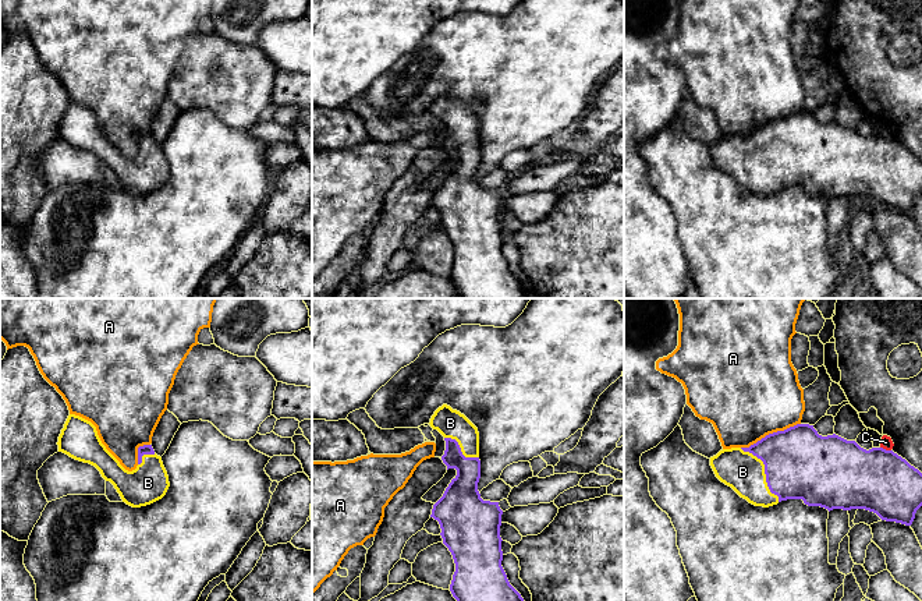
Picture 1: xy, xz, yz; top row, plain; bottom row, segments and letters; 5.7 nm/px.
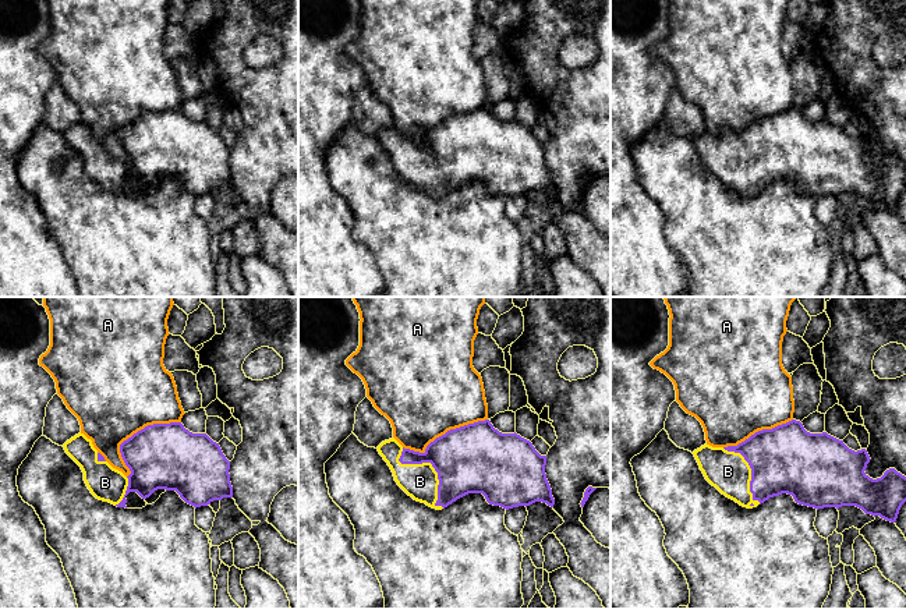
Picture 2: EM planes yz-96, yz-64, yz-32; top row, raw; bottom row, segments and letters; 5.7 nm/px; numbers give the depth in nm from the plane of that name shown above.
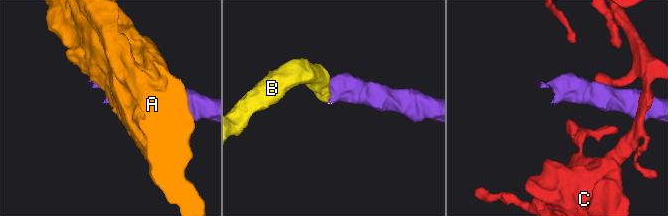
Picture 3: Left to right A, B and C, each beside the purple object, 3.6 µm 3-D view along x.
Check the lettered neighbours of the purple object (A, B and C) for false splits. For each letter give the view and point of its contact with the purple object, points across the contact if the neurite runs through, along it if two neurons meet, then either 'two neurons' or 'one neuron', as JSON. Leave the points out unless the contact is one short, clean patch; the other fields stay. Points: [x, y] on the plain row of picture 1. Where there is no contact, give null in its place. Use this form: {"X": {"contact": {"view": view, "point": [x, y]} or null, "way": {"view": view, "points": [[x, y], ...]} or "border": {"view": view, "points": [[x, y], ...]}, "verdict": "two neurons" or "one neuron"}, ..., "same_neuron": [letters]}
{"A": {"contact": {"view": "yz", "point": [770, 122]}, "verdict": "two neurons"}, "B": {"contact": {"view": "yz", "point": [765, 159]}, "verdict": "one neuron"}, "C": {"contact": {"view": "yz", "point": [885, 137]}, "verdict": "two neurons"}, "same_neuron": ["B"]}

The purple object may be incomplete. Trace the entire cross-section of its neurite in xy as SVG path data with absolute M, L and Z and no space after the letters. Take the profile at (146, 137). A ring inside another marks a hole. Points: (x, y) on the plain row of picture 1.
M68 103L57 132L58 139L95 153L114 173L123 190L132 195L162 187L170 174L162 145L152 132L138 135L138 153L128 159L102 131L96 114L79 103Z

